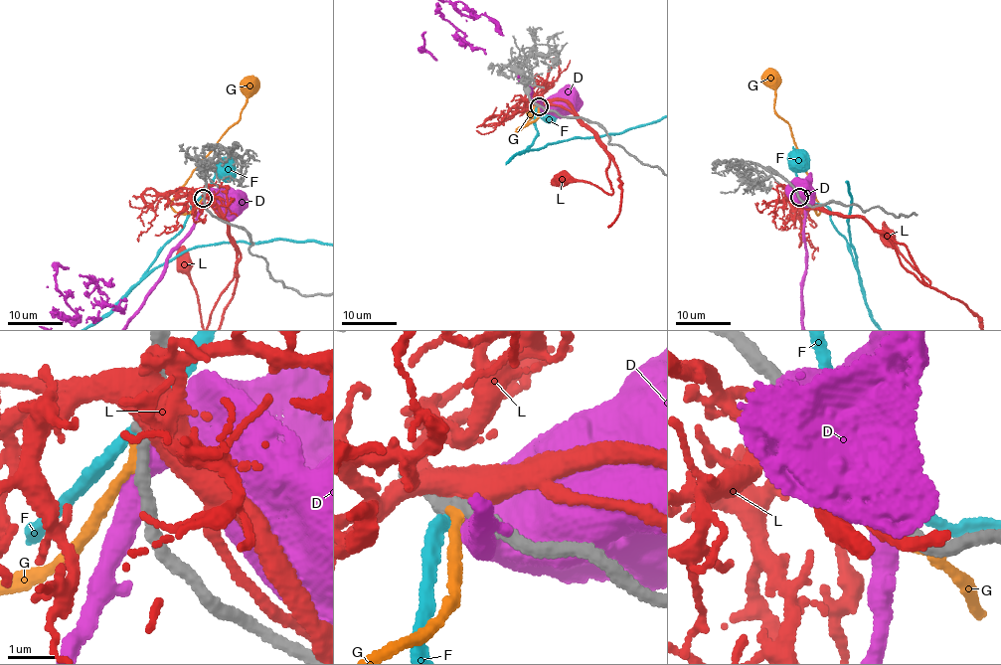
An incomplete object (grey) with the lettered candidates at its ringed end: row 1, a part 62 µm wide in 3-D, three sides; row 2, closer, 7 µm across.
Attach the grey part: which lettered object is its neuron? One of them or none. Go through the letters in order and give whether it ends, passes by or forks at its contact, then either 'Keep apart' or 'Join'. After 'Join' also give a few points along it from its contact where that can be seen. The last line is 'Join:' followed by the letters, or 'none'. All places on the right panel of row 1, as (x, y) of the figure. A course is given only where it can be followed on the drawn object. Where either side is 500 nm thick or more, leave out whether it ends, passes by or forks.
D: It passes by. Keep apart
F: It passes by. Keep apart
G: It ends there. Join
L: Keep apart
Join: G

